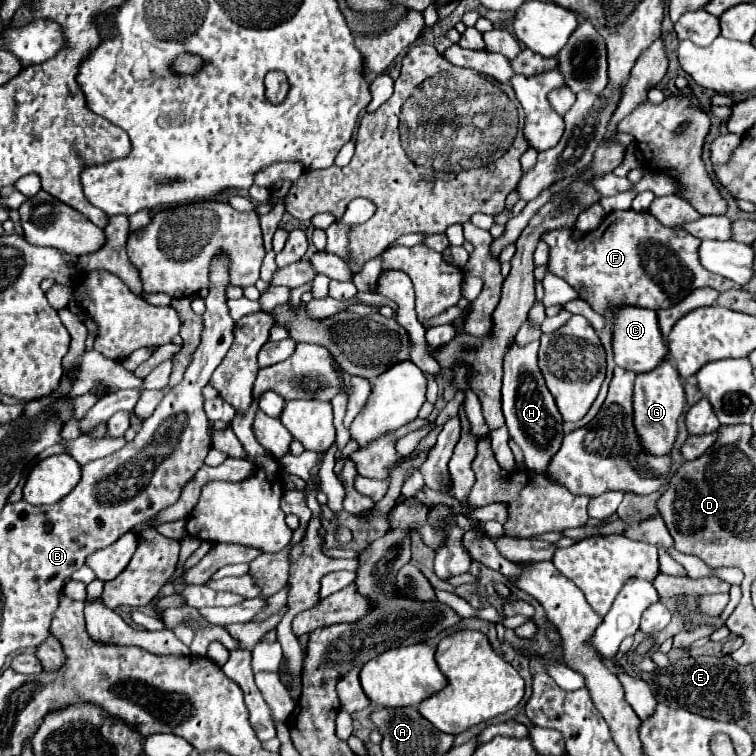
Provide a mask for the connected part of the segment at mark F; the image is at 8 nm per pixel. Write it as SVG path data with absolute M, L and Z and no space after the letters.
M612 211L604 217L598 229L590 231L580 241L572 241L570 235L572 229L556 229L542 235L550 245L548 267L554 275L572 285L580 293L580 299L588 301L594 311L602 311L608 301L626 301L628 305L648 309L668 309L694 289L710 287L716 291L728 291L734 287L730 279L700 267L700 261L696 259L696 245L700 245L700 239L682 229L664 227L646 211Z

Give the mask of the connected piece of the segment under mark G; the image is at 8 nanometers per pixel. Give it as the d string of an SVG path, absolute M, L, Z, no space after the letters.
M668 357L656 369L636 375L632 407L634 407L634 429L640 439L642 449L648 455L668 453L672 449L676 433L678 433L678 427L676 427L678 417L686 411L684 389L682 389L678 371L676 371L676 367L672 367Z

